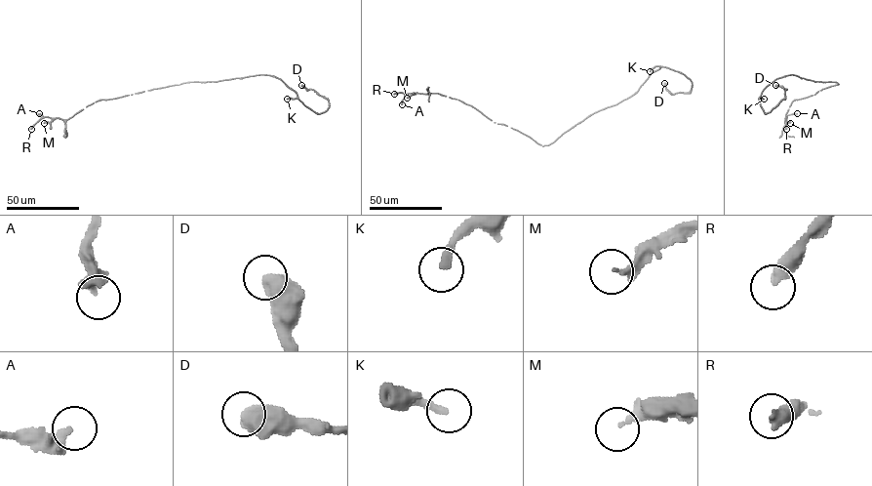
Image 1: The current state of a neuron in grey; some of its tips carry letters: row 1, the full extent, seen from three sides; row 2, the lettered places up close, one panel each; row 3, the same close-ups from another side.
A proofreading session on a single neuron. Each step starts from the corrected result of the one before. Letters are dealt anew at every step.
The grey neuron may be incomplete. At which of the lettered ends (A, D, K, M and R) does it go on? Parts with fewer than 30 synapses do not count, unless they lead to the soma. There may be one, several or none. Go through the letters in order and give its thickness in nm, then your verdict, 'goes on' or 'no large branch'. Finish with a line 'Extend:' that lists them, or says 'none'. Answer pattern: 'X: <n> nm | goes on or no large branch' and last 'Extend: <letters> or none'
A: 360 nm | no large branch
D: 600 nm | no large branch
K: 240 nm | goes on
M: 240 nm | no large branch
R: 460 nm | goes on
Extend: K, R

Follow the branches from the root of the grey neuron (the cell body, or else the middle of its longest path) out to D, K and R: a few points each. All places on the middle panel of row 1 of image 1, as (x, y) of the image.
D: (571, 129), (632, 96), (661, 66), (684, 74), (692, 87), (688, 93), (672, 94), (664, 83)
K: (571, 129), (593, 113), (632, 96), (659, 67), (655, 65), (650, 71)
R: (571, 129), (549, 144), (542, 145), (457, 100), (436, 93), (394, 94)

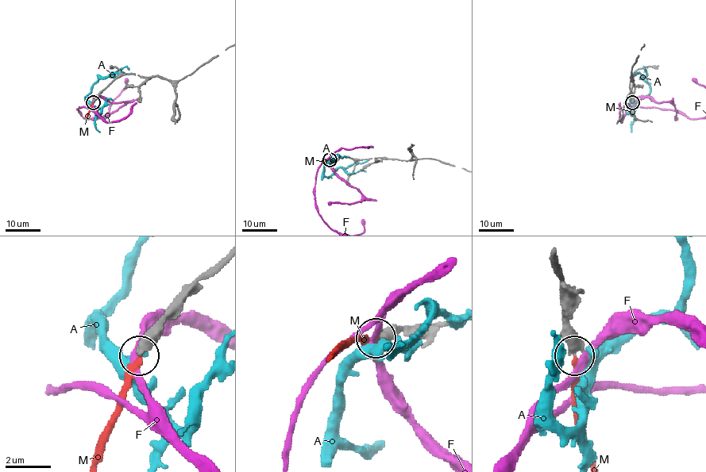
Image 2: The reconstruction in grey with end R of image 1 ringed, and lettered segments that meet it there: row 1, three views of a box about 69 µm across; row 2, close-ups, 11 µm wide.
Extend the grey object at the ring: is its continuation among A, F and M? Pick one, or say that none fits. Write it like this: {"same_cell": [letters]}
{"same_cell": ["M"]}

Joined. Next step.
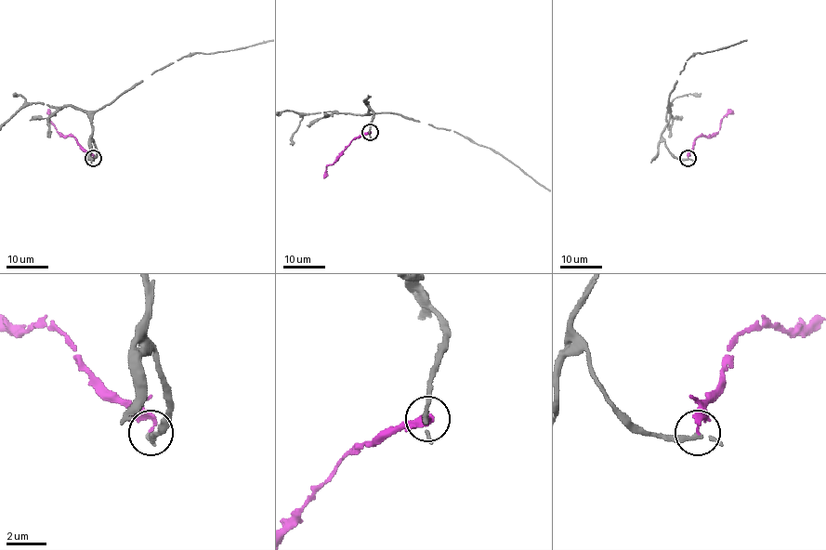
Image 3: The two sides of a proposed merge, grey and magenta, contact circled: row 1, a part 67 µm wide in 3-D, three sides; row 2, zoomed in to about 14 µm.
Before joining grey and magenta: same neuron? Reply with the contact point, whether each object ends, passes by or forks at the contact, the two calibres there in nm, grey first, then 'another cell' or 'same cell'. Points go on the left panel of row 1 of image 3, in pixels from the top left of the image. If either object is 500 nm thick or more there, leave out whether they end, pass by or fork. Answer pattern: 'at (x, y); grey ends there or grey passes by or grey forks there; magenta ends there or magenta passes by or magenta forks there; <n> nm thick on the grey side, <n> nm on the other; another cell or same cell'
at (93, 158); grey passes by; magenta ends there; 190 nm thick on the grey side, 150 nm on the other; same cell

